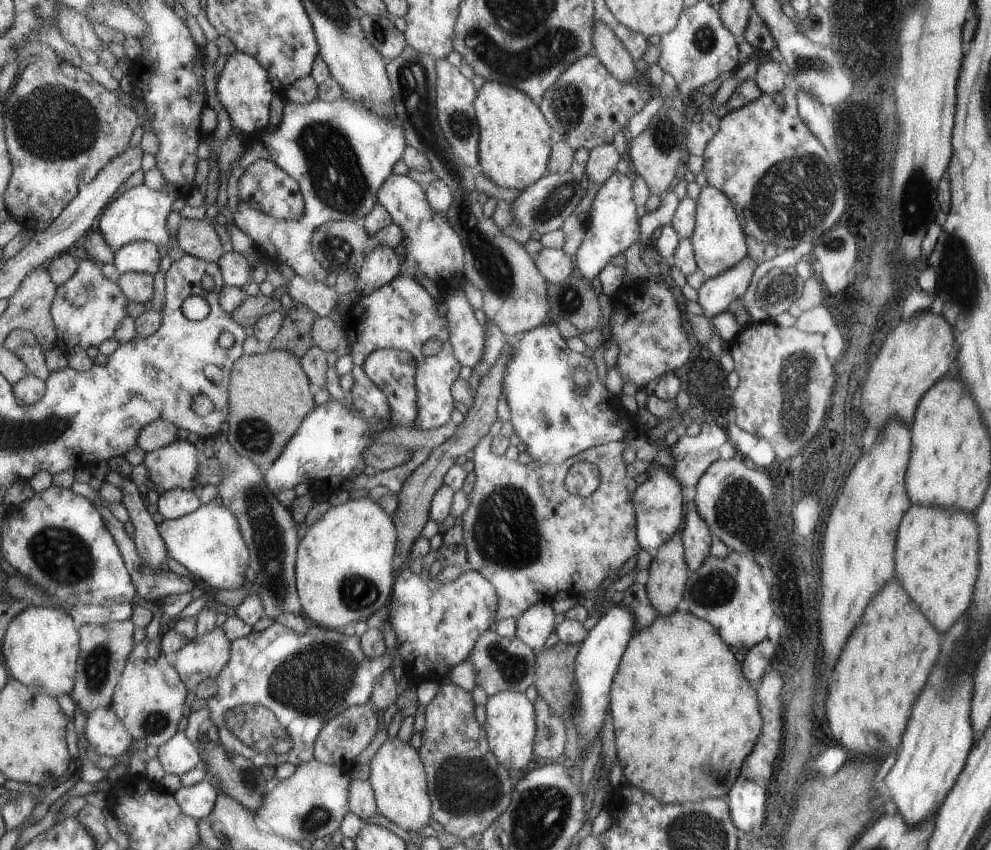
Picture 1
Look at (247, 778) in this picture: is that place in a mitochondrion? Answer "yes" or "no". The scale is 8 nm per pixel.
yes

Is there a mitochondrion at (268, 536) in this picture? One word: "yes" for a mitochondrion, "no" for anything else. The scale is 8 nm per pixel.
yes

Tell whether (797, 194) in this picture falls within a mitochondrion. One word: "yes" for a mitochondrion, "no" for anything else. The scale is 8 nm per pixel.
yes

